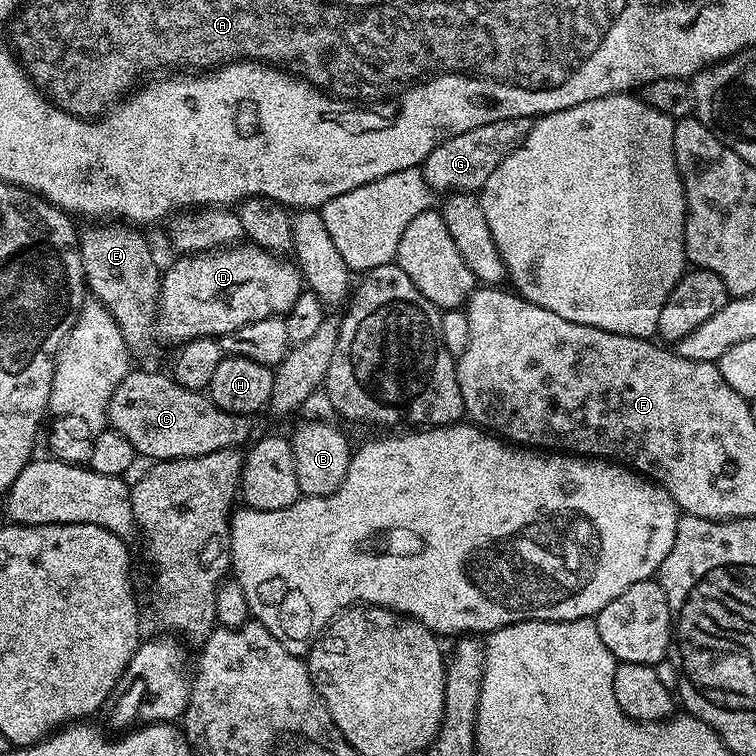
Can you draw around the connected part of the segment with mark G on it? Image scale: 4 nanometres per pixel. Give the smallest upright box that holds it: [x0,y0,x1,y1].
[422,117,533,194]

